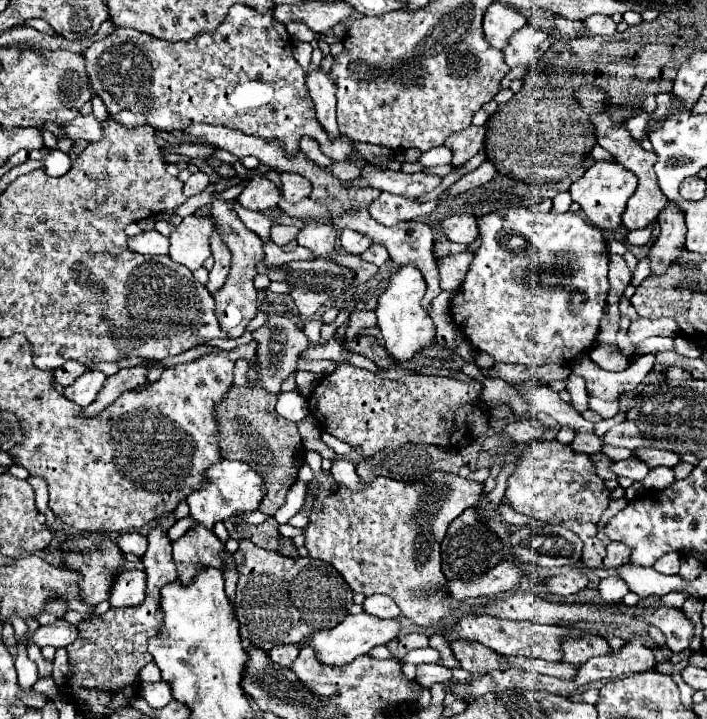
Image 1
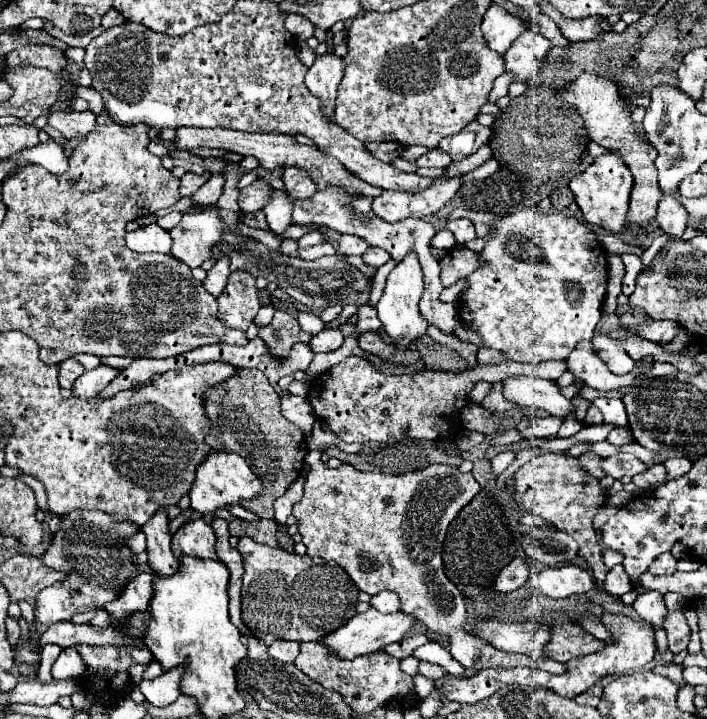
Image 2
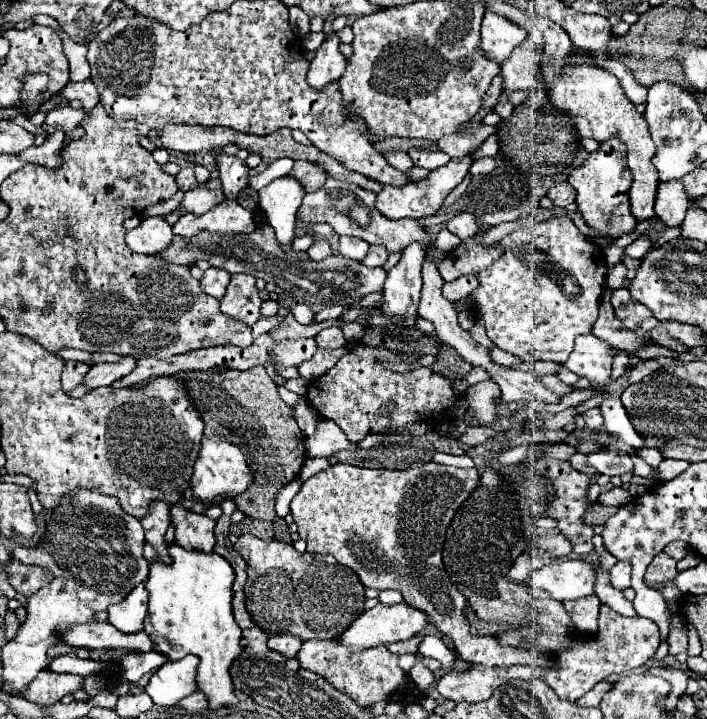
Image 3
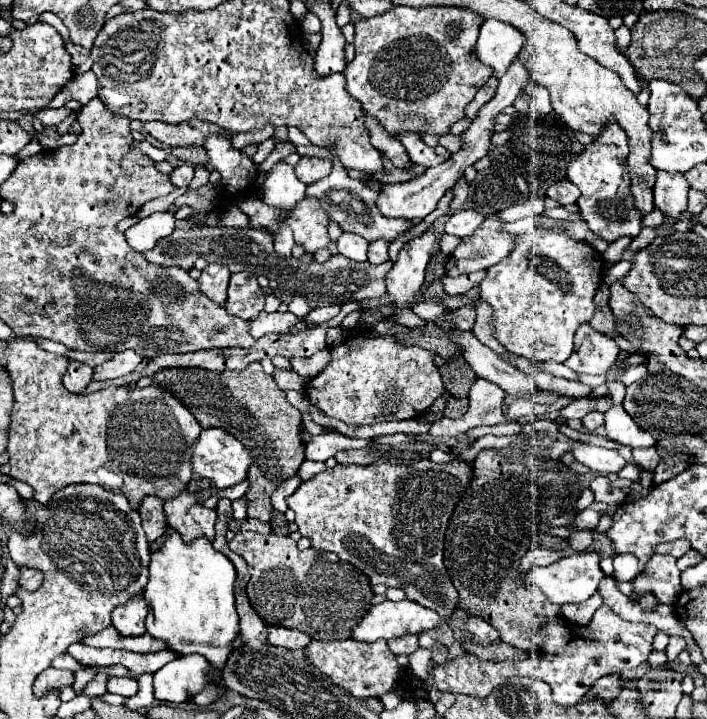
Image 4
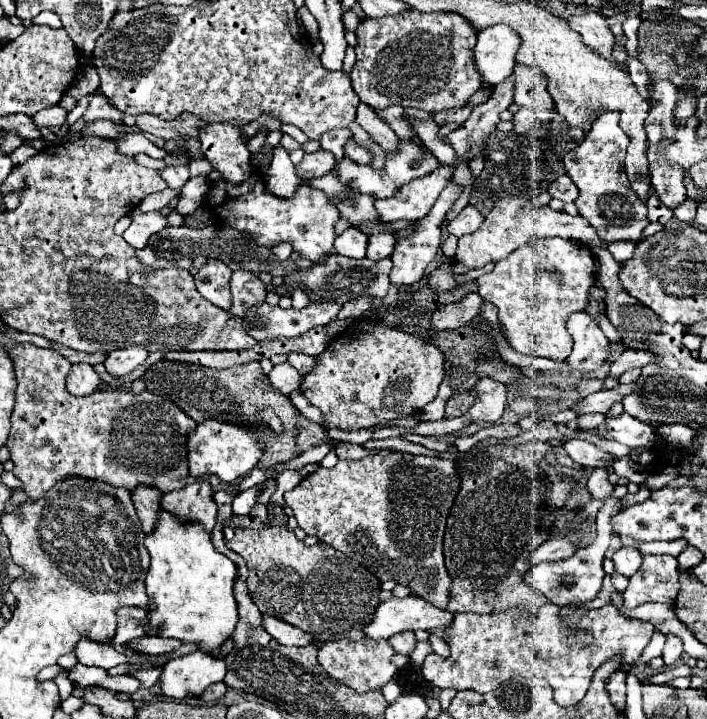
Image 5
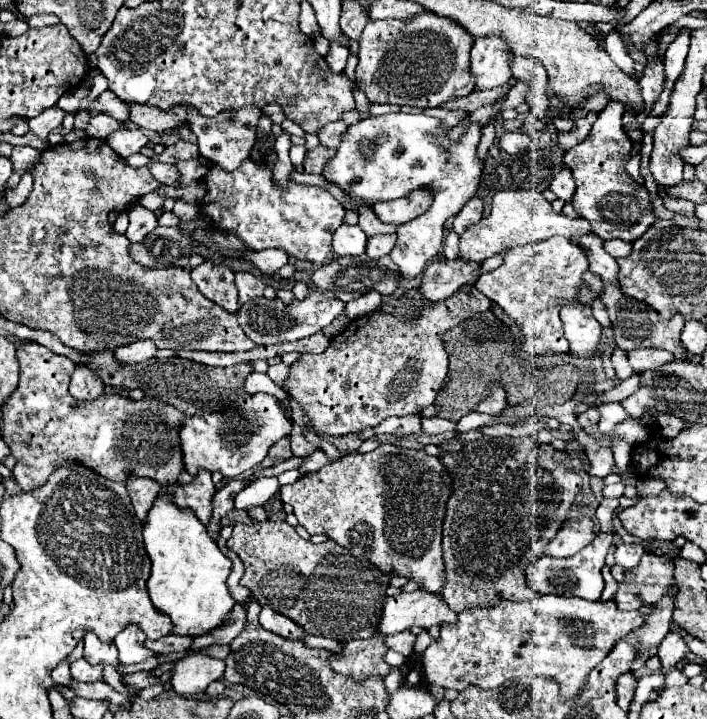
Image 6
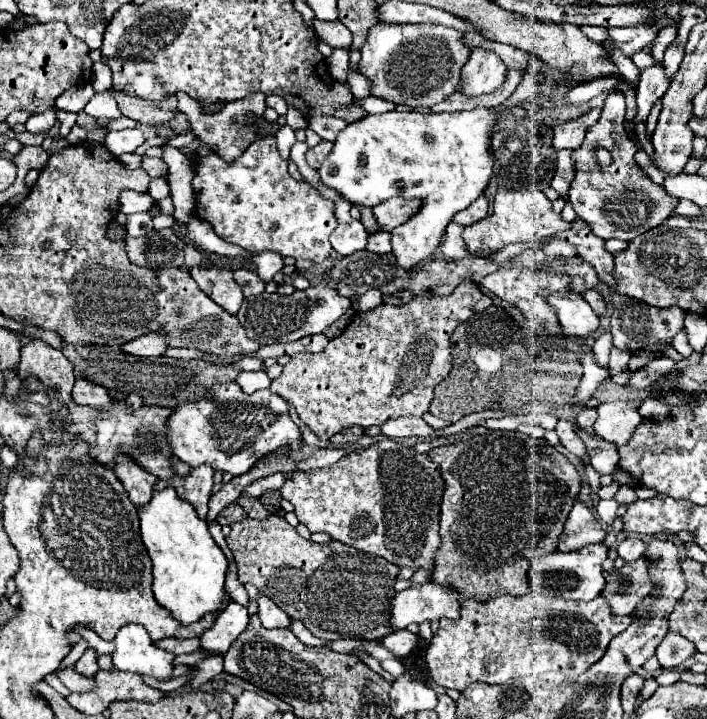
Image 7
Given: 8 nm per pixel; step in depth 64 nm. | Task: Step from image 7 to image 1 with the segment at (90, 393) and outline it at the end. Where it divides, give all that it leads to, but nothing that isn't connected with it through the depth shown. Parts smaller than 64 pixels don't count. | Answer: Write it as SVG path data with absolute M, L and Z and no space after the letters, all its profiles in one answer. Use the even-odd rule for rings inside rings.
M68 360L64 362L60 368L54 370L54 380L62 386L70 386L78 376L82 376L86 372L86 366L82 366L80 362L74 362L74 360Z

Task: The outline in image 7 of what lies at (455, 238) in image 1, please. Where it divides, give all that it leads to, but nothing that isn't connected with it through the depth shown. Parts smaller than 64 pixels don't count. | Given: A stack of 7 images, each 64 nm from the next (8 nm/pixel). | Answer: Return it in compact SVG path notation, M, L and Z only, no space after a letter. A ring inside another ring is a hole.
M480 196L468 208L464 208L462 212L458 212L454 216L454 222L460 224L460 226L470 226L470 224L482 220L486 216L486 212L488 212L488 200L486 200L486 196Z

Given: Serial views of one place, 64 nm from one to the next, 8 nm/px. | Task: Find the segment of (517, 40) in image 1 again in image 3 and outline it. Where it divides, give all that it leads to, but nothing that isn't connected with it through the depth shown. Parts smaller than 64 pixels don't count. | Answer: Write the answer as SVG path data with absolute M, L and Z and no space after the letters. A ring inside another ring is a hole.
M526 36L526 40L514 48L510 58L502 64L502 78L504 78L504 94L500 102L508 102L508 94L520 88L536 88L540 84L538 70L542 64L542 50L544 42L542 36Z

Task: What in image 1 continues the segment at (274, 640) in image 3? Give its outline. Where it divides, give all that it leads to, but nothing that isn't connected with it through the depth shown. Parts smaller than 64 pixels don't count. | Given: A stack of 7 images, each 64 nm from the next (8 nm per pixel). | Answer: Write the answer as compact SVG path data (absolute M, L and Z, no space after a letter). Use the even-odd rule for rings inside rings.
M288 644L288 646L274 646L274 648L270 650L270 660L272 660L272 662L276 662L278 666L290 668L290 666L292 666L292 662L296 660L298 652L300 652L300 650L296 648L296 644Z

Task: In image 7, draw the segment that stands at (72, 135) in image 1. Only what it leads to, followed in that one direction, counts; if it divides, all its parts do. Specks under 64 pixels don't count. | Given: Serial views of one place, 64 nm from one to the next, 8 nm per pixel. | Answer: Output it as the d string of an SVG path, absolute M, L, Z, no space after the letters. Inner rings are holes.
M48 108L46 112L42 114L34 114L28 118L26 122L26 130L32 132L32 134L48 134L48 130L56 124L56 110L54 108Z

